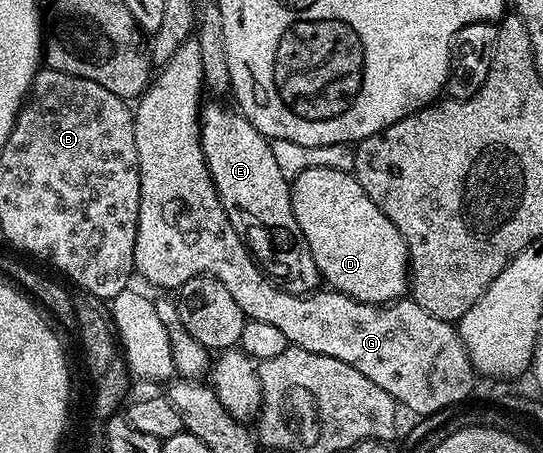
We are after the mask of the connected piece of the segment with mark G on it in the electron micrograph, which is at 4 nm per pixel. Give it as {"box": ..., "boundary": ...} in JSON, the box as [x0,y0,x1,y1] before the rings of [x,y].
{"box":[134,40,477,414],"boundary":[[[189,40],[185,44],[181,44],[181,48],[173,54],[166,66],[162,67],[152,77],[147,89],[143,91],[138,99],[137,105],[139,107],[137,105],[134,107],[137,160],[139,161],[139,175],[141,176],[141,208],[137,216],[137,240],[135,241],[135,274],[138,277],[143,277],[147,282],[152,282],[155,286],[160,286],[163,290],[171,290],[171,292],[178,291],[179,287],[194,278],[202,278],[204,276],[216,278],[221,284],[225,284],[225,288],[229,288],[229,296],[233,296],[233,300],[237,300],[237,308],[241,308],[244,318],[265,320],[265,324],[273,324],[280,332],[285,332],[285,340],[290,345],[297,348],[305,348],[305,352],[317,352],[317,356],[333,356],[333,360],[341,360],[341,364],[349,364],[349,368],[357,368],[357,372],[361,372],[361,376],[369,376],[369,380],[373,380],[373,384],[377,384],[377,388],[385,388],[385,392],[389,392],[389,396],[394,398],[402,409],[404,406],[405,409],[412,410],[415,414],[439,414],[442,410],[447,410],[450,406],[455,406],[458,402],[465,401],[470,396],[471,389],[475,386],[477,371],[471,365],[467,349],[463,346],[462,340],[459,339],[458,329],[452,323],[445,320],[437,320],[433,316],[429,316],[429,312],[425,312],[425,308],[421,308],[417,303],[410,300],[396,300],[386,304],[359,302],[355,298],[350,298],[339,293],[338,290],[330,288],[320,288],[310,294],[285,294],[272,279],[268,278],[259,269],[255,259],[251,257],[246,241],[240,238],[239,233],[233,228],[233,224],[217,196],[217,188],[213,184],[211,173],[207,167],[207,161],[203,155],[201,136],[199,135],[201,107],[205,102],[203,94],[205,95],[205,87],[203,84],[203,69],[201,68],[199,44],[198,41]]]}

